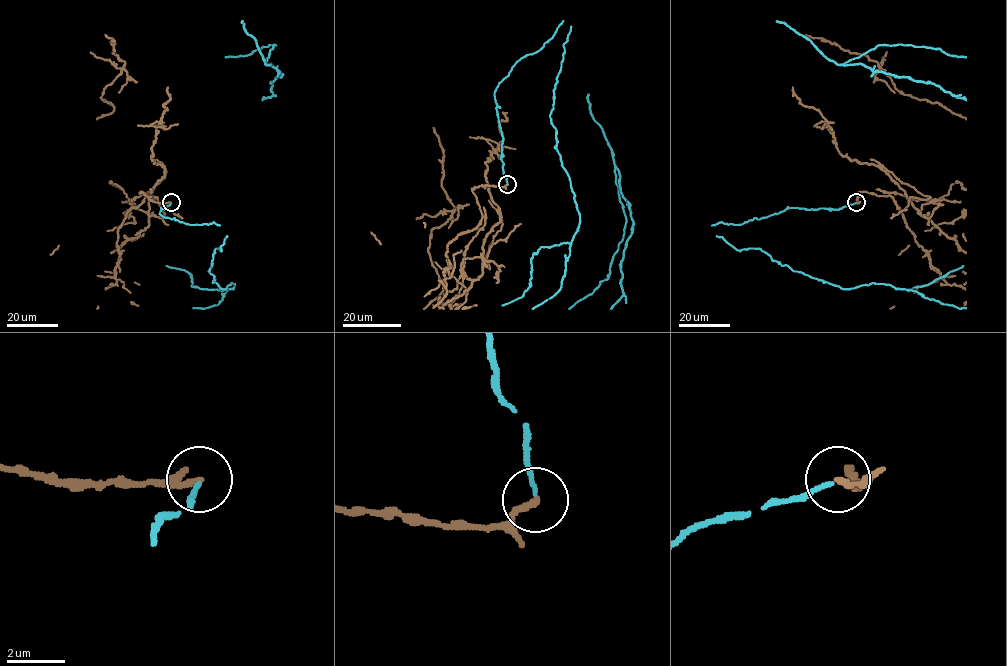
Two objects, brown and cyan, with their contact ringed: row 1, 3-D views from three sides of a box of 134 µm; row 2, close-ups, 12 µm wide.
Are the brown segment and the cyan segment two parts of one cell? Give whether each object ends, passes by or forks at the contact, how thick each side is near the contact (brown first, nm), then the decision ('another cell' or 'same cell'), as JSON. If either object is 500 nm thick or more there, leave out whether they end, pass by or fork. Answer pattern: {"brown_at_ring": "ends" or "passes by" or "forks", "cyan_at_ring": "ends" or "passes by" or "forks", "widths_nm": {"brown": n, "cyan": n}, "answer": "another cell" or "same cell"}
{"brown_at_ring": "ends", "cyan_at_ring": "ends", "widths_nm": {"brown": 240, "cyan": 140}, "answer": "another cell"}

